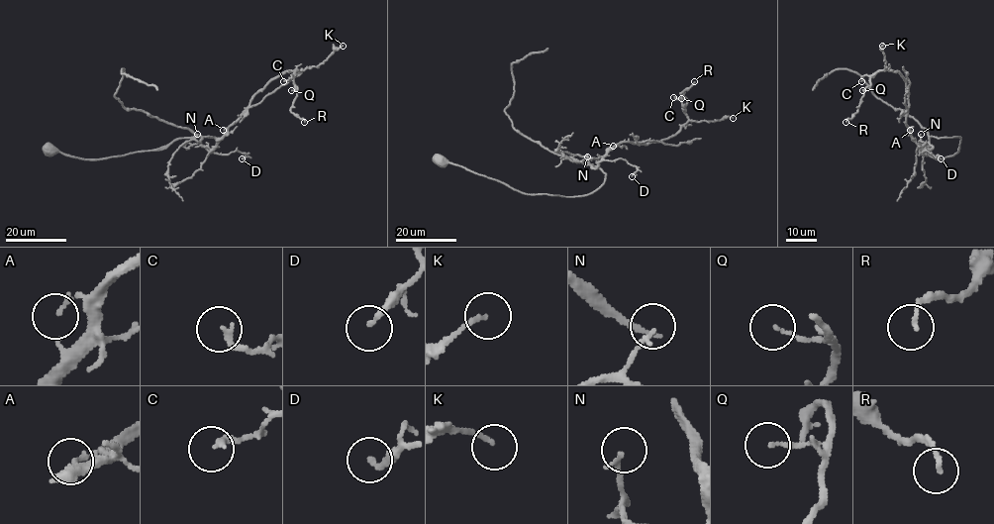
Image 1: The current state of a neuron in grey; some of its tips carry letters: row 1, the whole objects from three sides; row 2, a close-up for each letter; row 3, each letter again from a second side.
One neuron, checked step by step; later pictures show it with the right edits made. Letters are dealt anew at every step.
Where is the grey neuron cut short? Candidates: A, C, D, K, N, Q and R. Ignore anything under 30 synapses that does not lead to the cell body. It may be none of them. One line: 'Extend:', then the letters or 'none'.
Extend: none

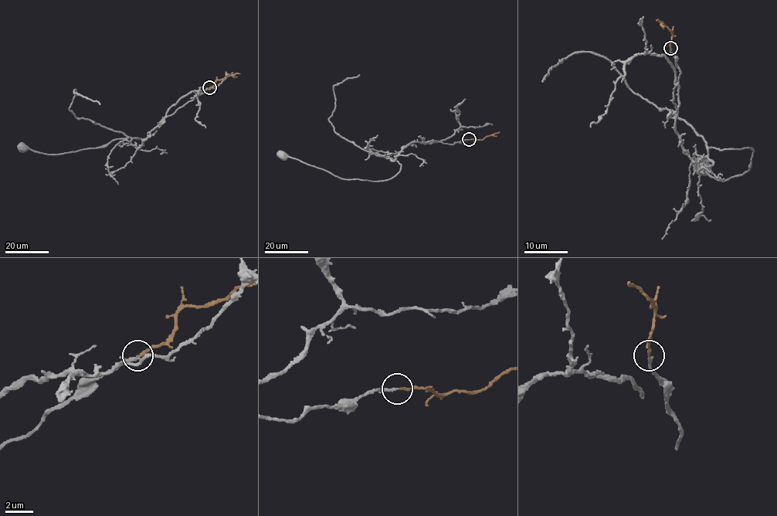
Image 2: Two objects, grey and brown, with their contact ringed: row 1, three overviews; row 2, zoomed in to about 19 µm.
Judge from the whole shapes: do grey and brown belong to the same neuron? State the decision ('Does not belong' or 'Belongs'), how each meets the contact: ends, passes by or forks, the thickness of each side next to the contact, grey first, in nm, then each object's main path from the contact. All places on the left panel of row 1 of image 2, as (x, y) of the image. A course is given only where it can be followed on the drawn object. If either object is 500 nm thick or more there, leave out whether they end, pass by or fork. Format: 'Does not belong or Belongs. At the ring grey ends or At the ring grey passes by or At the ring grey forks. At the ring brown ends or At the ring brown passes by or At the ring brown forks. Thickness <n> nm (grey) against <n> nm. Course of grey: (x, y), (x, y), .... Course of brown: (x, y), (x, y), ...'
Belongs. At the ring grey passes by. At the ring brown ends. Thickness 150 nm (grey) against 190 nm. Course of grey: (209, 88), (164, 117), (138, 148), (130, 143), (134, 137), (141, 139), (115, 139), (62, 154), (23, 149). Course of brown: (209, 87), (217, 79), (240, 73)

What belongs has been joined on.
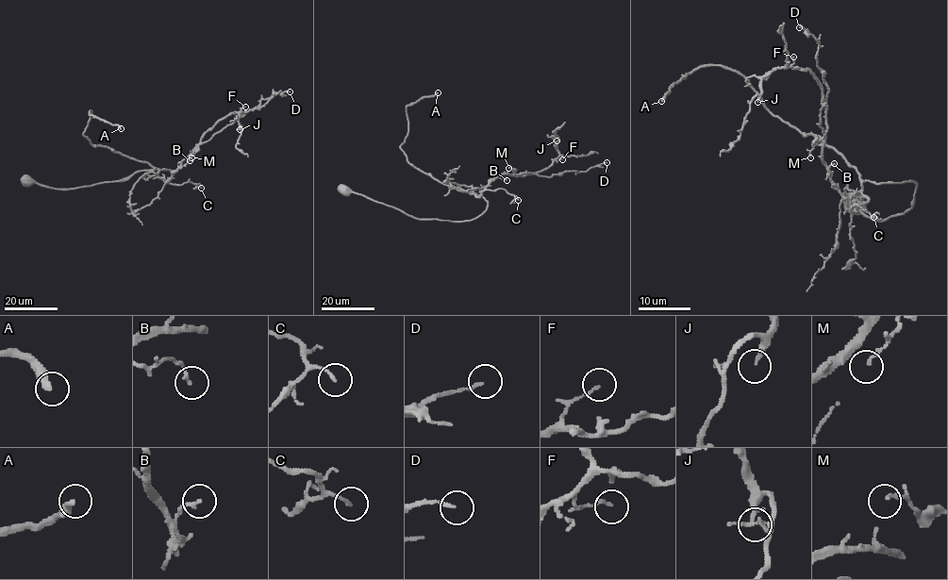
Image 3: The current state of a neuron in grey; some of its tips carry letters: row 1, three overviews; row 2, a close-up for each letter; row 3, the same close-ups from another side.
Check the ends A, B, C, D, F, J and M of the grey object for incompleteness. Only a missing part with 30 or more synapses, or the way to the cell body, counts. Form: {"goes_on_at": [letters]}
{"goes_on_at": ["A"]}

